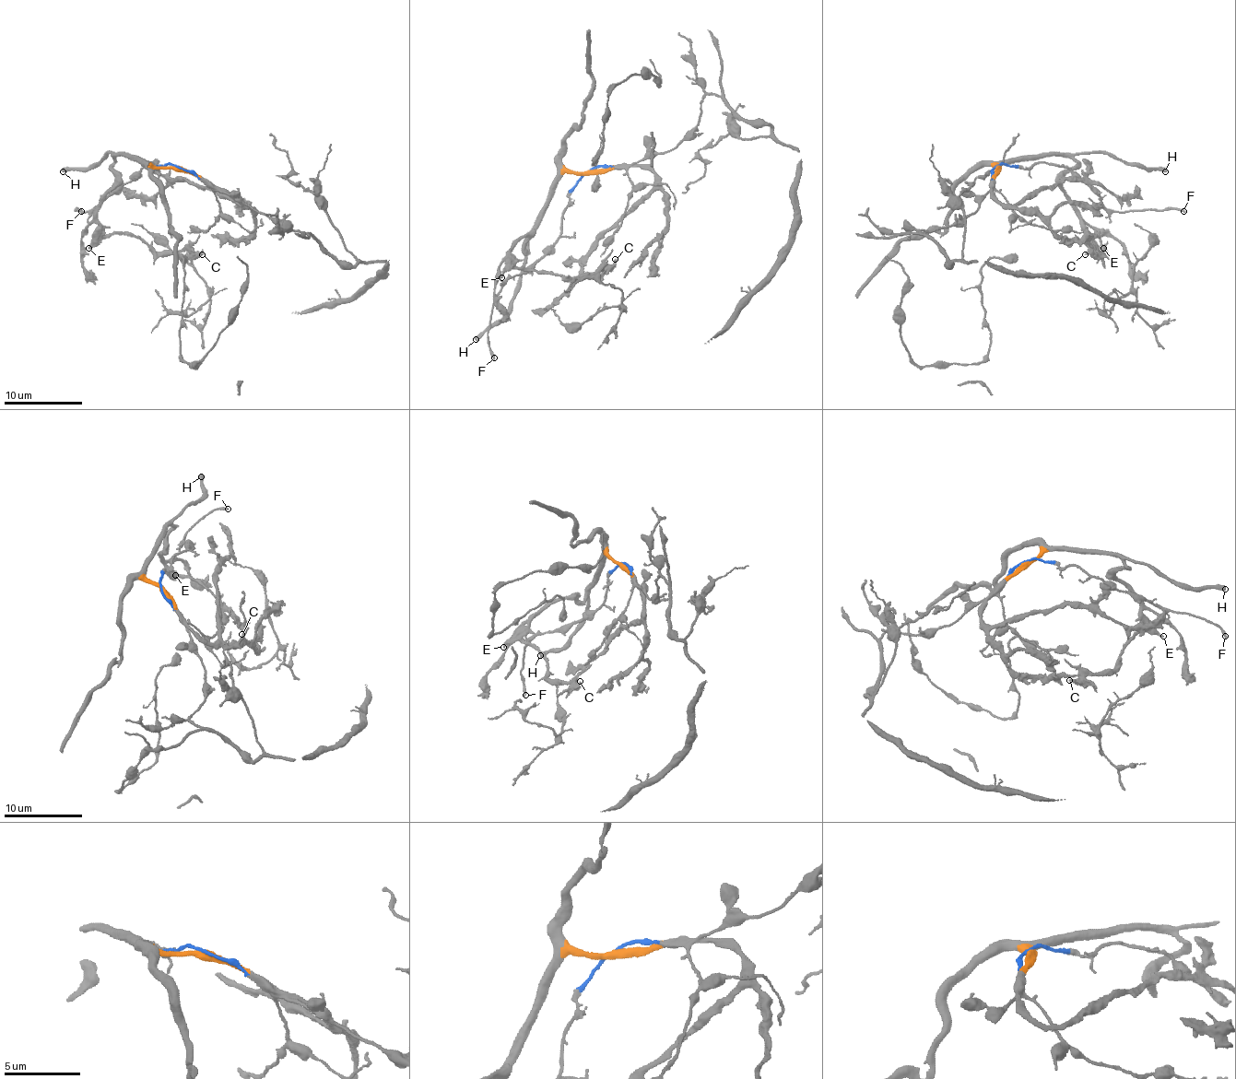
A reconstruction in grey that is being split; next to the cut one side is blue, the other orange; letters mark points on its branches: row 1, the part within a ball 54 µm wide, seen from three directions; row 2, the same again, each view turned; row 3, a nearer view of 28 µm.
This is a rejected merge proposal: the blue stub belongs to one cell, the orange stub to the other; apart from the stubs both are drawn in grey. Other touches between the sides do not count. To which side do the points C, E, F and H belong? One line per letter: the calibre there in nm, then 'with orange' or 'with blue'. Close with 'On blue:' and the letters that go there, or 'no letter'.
C: 240 nm thick; with orange
E: 200 nm thick; with orange
F: 240 nm thick; with blue
H: 420 nm thick; with orange
On blue: F

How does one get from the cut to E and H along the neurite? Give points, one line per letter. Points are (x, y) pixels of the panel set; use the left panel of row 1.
E: (176, 166), (152, 168), (129, 154), (115, 156), (111, 172), (115, 185), (98, 211), (98, 239), (88, 249)
H: (176, 166), (152, 168), (129, 154), (107, 154), (88, 168), (66, 168), (62, 172)

